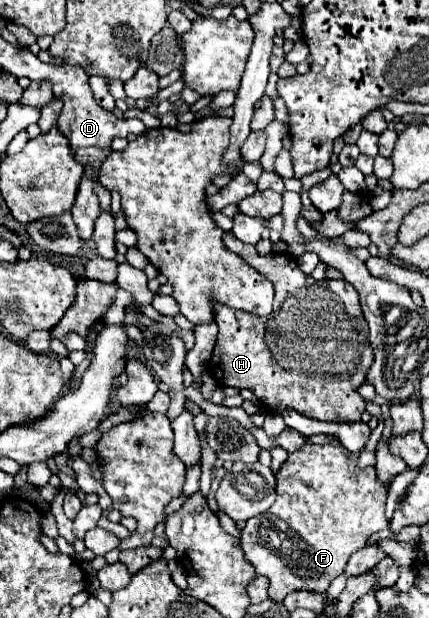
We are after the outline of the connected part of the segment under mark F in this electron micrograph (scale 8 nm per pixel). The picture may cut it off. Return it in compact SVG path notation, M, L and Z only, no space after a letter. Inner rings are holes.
M310 444L292 452L276 474L276 502L260 516L246 522L240 534L240 546L244 558L254 566L258 576L268 578L268 596L282 602L288 592L316 590L326 592L330 582L344 572L344 566L352 552L364 548L368 538L384 528L388 520L384 516L388 490L378 482L374 466L360 468L358 454L346 452L340 444Z

